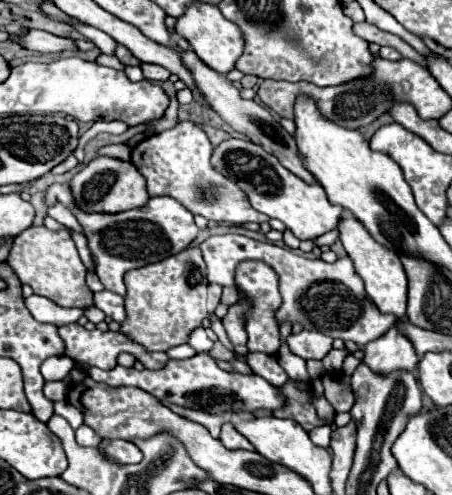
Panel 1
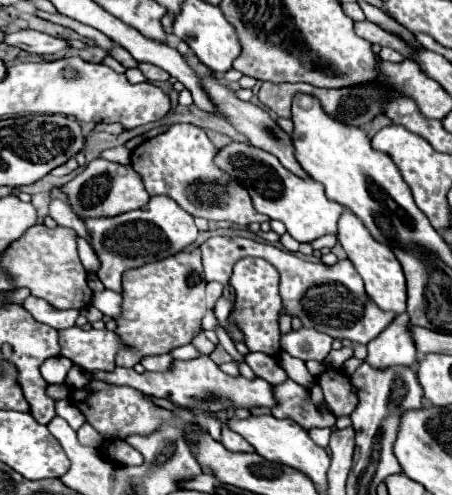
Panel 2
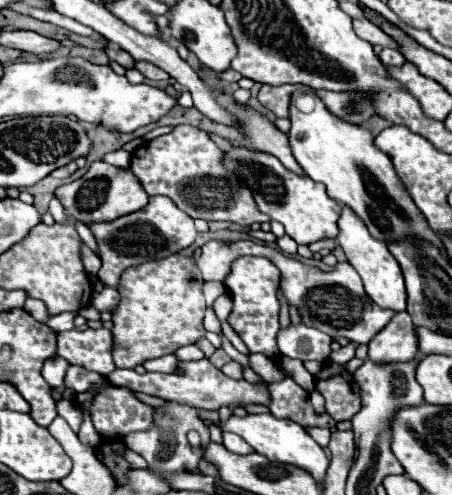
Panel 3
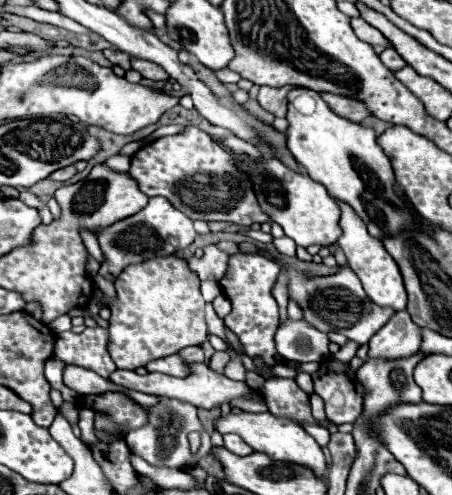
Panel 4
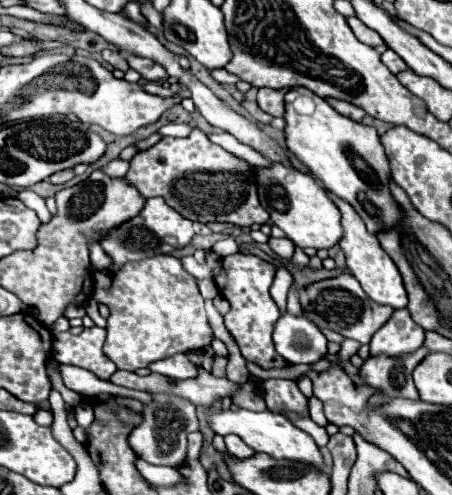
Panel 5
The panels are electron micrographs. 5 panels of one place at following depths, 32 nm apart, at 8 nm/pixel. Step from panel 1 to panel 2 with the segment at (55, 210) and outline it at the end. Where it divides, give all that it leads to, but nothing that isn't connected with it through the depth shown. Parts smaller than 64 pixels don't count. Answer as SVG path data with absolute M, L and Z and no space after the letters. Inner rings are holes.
M59 199L52 200L48 214L57 222L58 225L70 226L70 228L74 228L74 230L78 232L78 236L90 240L90 238L88 238L88 232L86 232L86 228L84 228L84 224L80 222L80 219L75 216L66 203Z

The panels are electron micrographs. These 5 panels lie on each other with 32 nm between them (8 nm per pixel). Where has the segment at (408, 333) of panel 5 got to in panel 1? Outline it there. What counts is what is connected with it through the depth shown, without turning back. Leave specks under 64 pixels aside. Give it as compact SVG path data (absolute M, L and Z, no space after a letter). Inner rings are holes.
M392 326L384 336L364 346L362 362L372 368L372 372L386 376L398 370L414 372L418 356L410 340L406 340L406 336L402 336L396 326Z

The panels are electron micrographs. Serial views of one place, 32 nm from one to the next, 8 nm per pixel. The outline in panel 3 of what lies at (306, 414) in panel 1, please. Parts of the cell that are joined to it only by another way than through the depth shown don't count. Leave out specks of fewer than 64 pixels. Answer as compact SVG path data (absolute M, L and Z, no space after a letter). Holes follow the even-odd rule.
M284 378L282 382L268 384L268 388L272 394L272 402L268 408L276 418L290 418L304 428L312 428L312 426L334 428L336 426L330 414L324 412L322 416L318 416L314 412L310 394L304 388L300 388L292 378Z

